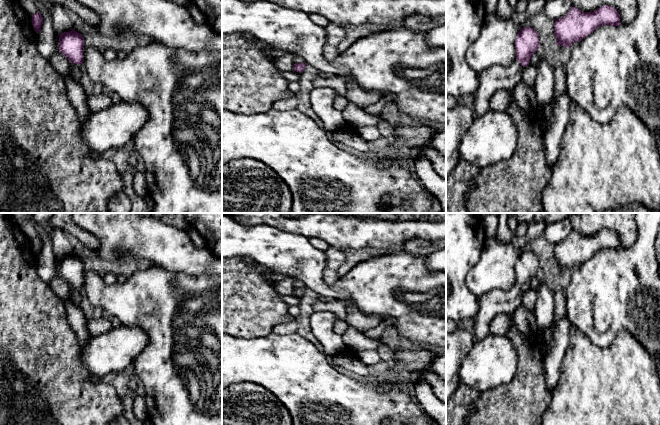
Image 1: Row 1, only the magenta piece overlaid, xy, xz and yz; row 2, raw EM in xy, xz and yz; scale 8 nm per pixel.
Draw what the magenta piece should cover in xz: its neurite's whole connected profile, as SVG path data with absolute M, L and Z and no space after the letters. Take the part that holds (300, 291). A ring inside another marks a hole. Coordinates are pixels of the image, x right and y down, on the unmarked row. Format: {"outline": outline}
{"outline": "M294 279L294 294L302 297L305 294L306 287L304 283L299 279Z"}

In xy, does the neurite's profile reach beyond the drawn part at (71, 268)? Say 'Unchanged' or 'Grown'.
Grown

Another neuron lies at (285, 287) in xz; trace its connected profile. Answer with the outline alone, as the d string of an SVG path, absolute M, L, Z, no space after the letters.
M286 277L283 280L273 282L276 291L280 295L285 296L296 296L294 294L294 279L291 277Z

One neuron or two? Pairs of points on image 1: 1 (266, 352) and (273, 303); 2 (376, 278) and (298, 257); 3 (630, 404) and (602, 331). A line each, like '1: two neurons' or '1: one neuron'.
1: two neurons
2: one neuron
3: two neurons

